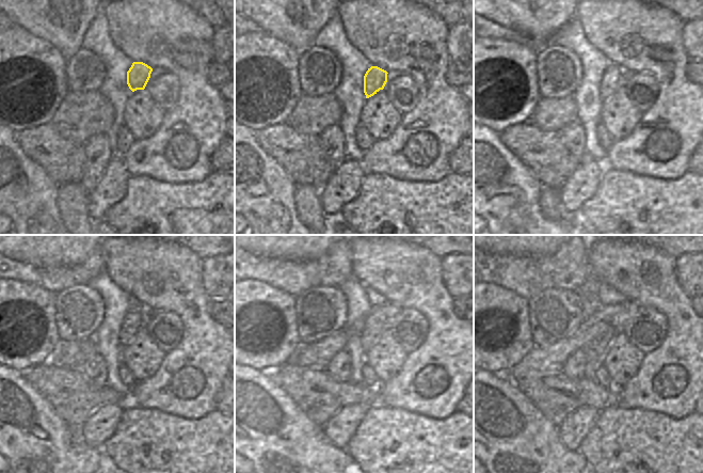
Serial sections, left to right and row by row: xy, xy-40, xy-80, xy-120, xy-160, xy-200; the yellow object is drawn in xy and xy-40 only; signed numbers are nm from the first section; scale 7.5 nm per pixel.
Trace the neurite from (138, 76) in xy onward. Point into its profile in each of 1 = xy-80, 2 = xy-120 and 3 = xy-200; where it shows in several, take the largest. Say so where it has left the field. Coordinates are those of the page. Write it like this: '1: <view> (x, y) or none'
1: xy-80 (613, 77)
2: xy-120 (137, 317)
3: xy-200 (601, 345)

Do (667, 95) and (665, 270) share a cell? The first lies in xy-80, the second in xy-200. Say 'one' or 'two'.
one

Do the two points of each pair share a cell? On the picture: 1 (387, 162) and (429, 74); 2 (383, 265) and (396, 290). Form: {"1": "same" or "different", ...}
{"1": "same", "2": "same"}

